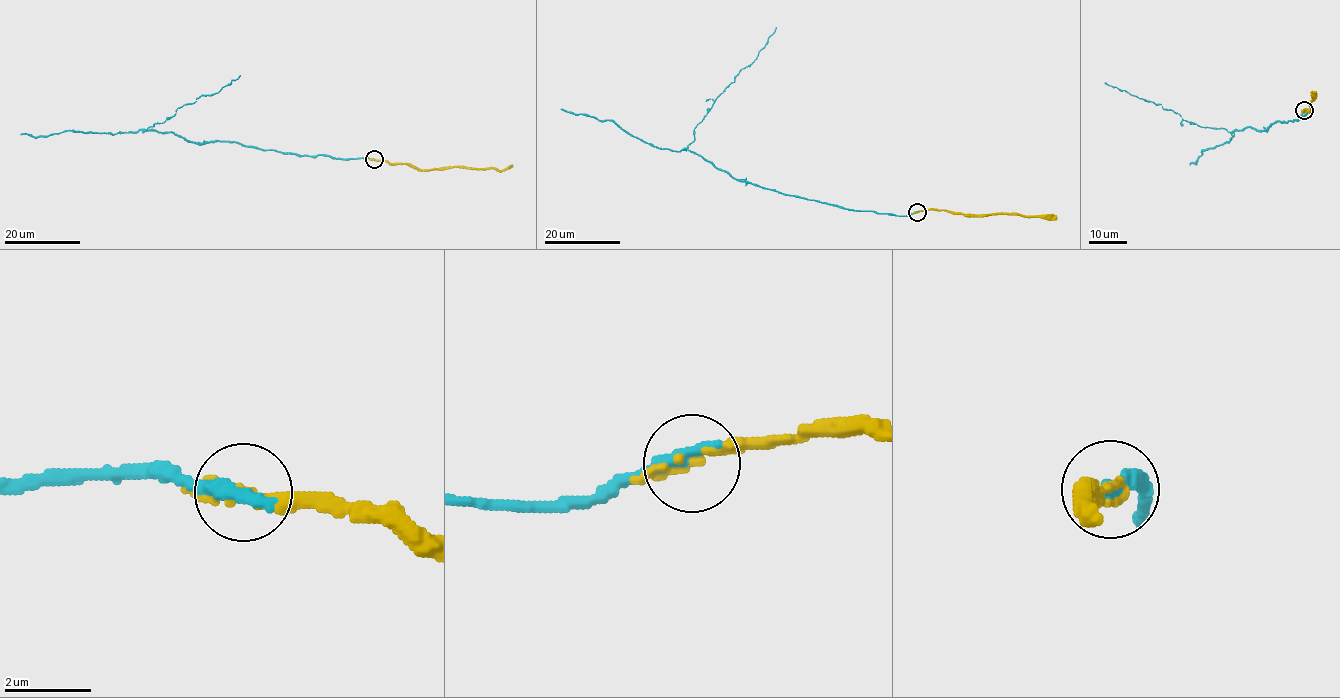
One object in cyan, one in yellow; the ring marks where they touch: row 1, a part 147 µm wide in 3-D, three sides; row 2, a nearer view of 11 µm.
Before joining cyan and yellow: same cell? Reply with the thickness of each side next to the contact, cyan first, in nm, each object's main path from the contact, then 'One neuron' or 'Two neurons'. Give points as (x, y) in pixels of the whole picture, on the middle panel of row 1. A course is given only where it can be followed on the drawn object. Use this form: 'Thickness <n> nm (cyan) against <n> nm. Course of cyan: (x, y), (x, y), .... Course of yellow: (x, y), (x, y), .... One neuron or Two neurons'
Thickness 420 nm (cyan) against 170 nm. Course of cyan: (917, 212), (848, 210), (784, 195), (736, 180), (687, 148), (695, 127), (754, 61), (776, 27). Course of yellow: (918, 212), (928, 209), (965, 215), (1018, 213), (1057, 217). One neuron

